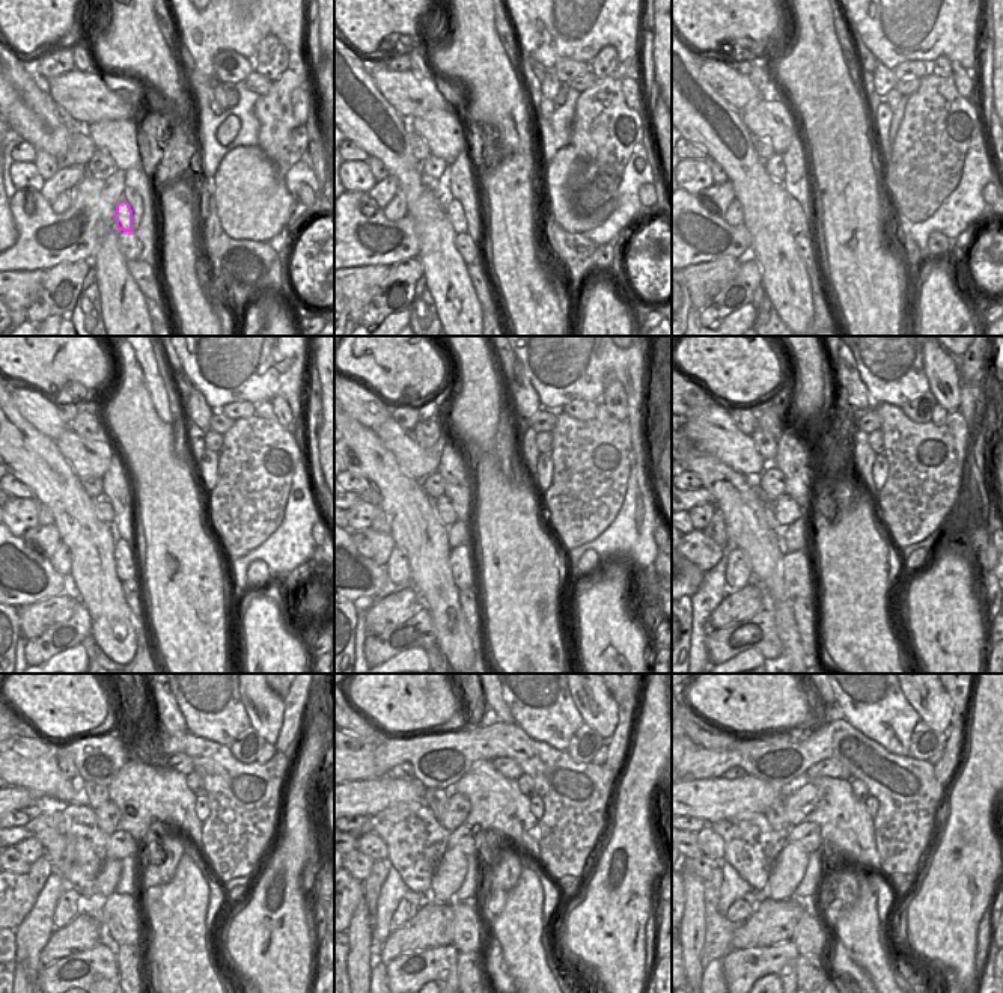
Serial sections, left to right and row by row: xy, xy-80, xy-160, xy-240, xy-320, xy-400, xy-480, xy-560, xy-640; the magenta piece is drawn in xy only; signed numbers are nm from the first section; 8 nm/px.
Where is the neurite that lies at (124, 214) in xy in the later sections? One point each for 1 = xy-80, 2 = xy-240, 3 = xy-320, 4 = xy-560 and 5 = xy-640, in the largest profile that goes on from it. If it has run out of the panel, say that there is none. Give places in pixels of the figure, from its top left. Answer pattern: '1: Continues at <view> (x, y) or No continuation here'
1: Continues at xy-80 (454, 208)
2: Continues at xy-240 (125, 564)
3: Continues at xy-320 (463, 567)
4: Continues at xy-560 (467, 927)
5: Continues at xy-640 (809, 938).

